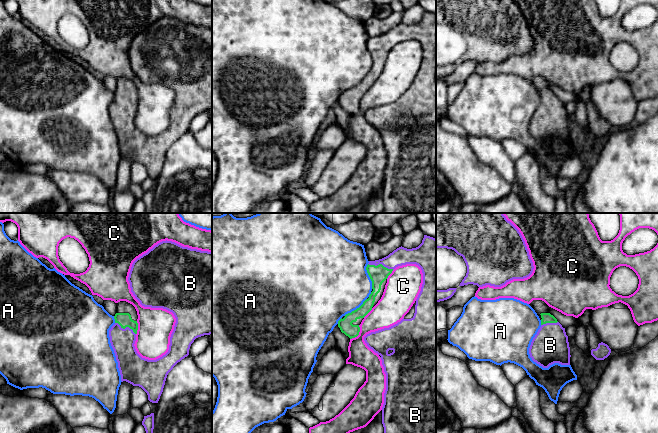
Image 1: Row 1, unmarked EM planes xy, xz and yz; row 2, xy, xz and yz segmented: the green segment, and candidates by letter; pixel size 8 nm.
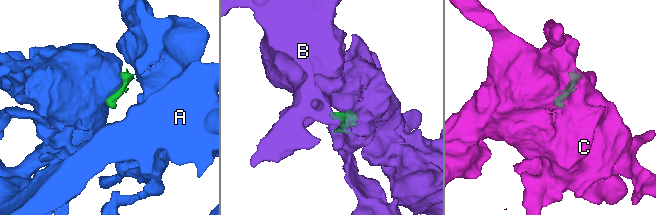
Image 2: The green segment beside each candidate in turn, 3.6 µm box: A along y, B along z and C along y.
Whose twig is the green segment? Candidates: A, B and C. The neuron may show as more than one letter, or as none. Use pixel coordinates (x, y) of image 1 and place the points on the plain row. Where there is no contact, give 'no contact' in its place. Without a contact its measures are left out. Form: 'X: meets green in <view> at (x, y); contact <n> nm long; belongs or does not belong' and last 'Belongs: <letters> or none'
A: meets green in xz at (369, 52); contact 200 nm long; does not belong
B: meets green in xz at (381, 40); contact 220 nm long; belongs
C: meets green in xz at (358, 110); contact 140 nm long; does not belong
Belongs: B

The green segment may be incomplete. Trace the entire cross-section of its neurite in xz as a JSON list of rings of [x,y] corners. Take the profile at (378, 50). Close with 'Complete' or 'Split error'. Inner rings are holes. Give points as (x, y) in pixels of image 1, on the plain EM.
[[[424,11],[422,19],[416,24],[407,25],[401,22],[382,35],[369,37],[366,46],[372,57],[371,70],[359,84],[343,92],[338,97],[338,103],[350,115],[357,113],[362,96],[381,75],[388,52],[396,43],[406,40],[418,41],[423,49],[423,60],[415,79],[400,98],[367,110],[364,117],[381,132],[386,150],[382,183],[383,213],[436,213],[436,15]]]. Split error

